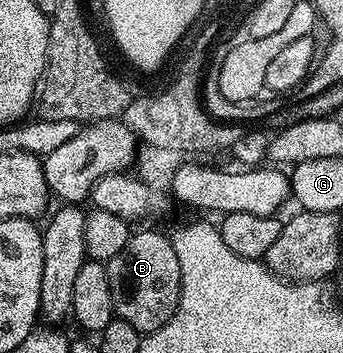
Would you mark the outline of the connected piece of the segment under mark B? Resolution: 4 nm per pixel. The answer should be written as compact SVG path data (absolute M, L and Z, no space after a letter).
M137 232L129 237L127 246L107 262L114 313L131 322L135 330L148 334L162 328L177 312L181 297L181 271L175 246L161 232Z

